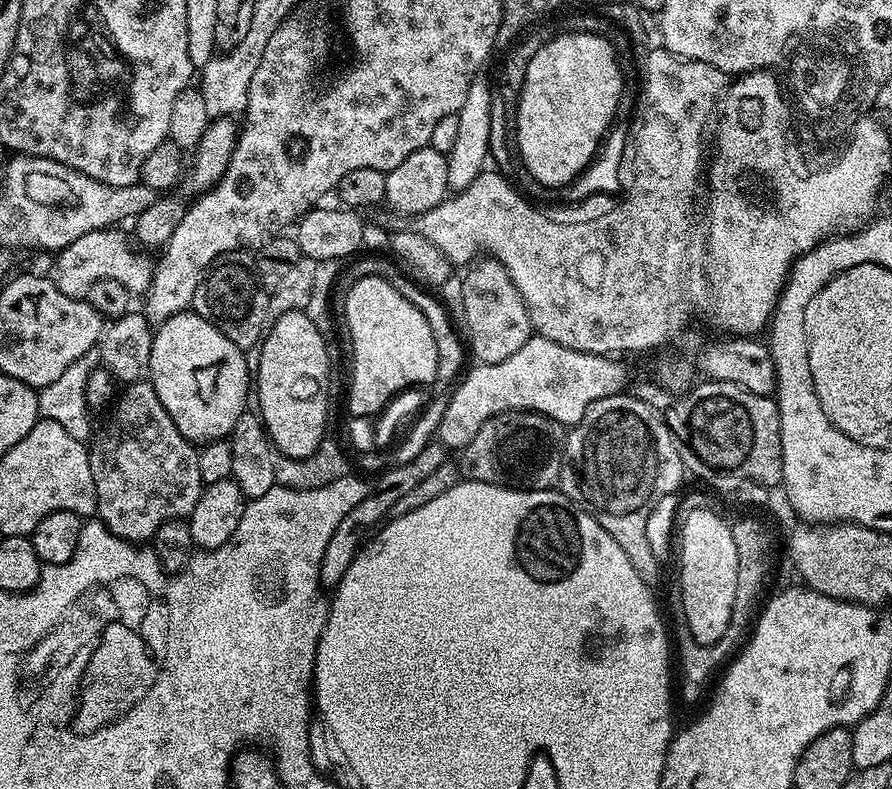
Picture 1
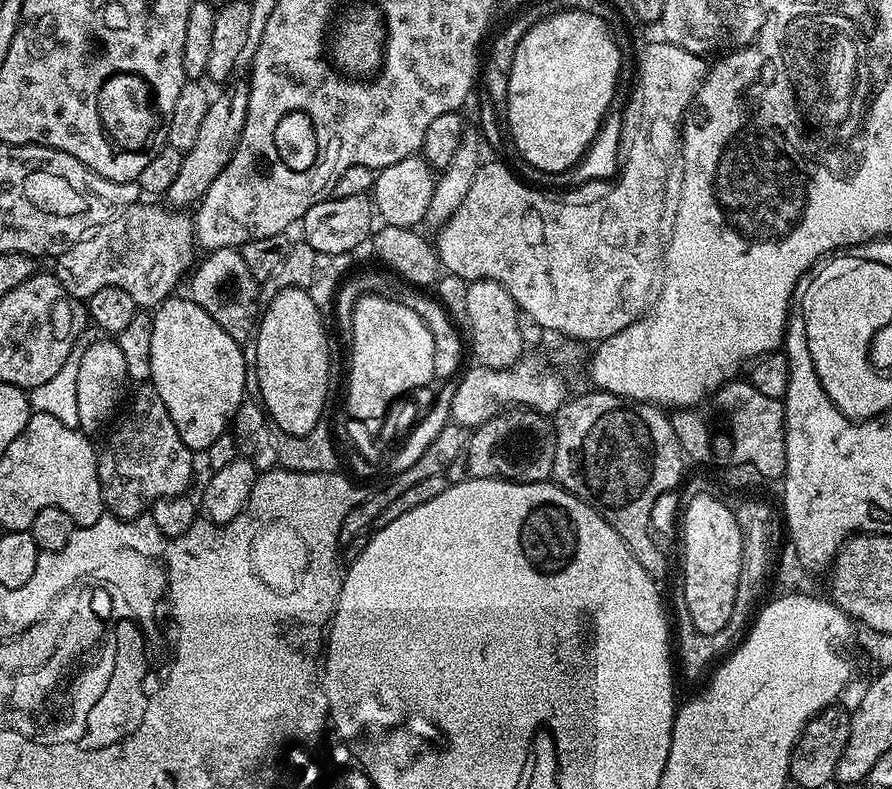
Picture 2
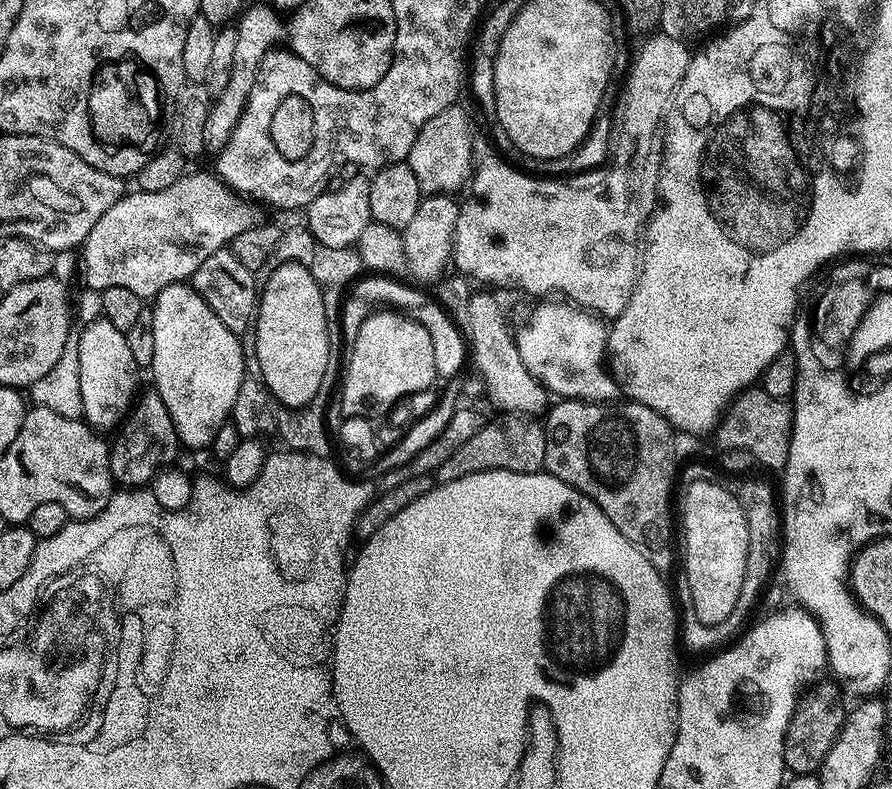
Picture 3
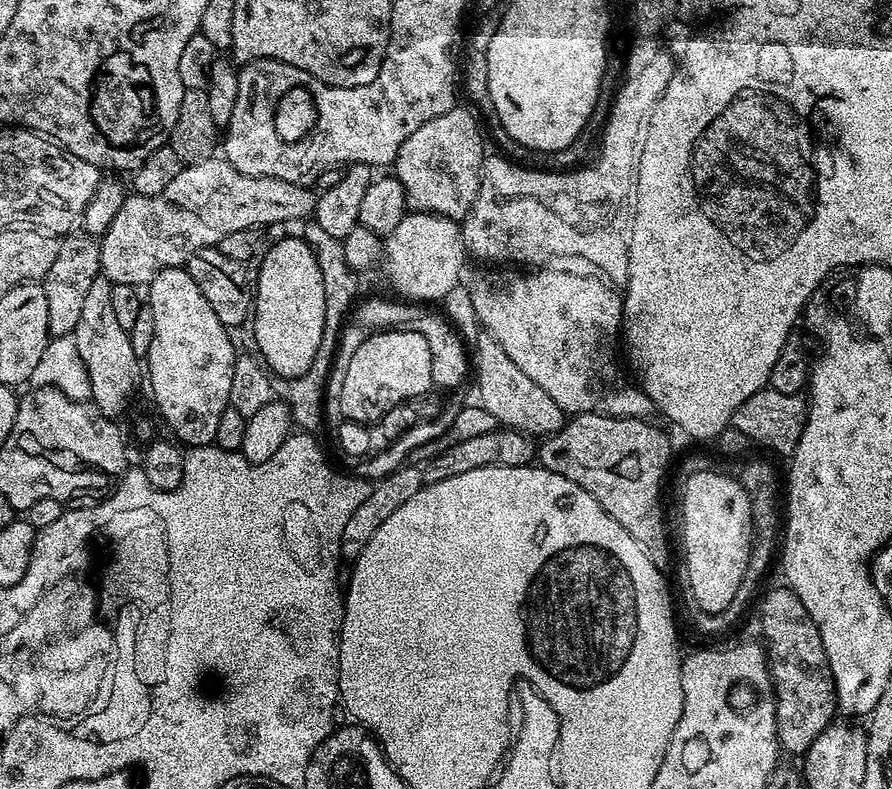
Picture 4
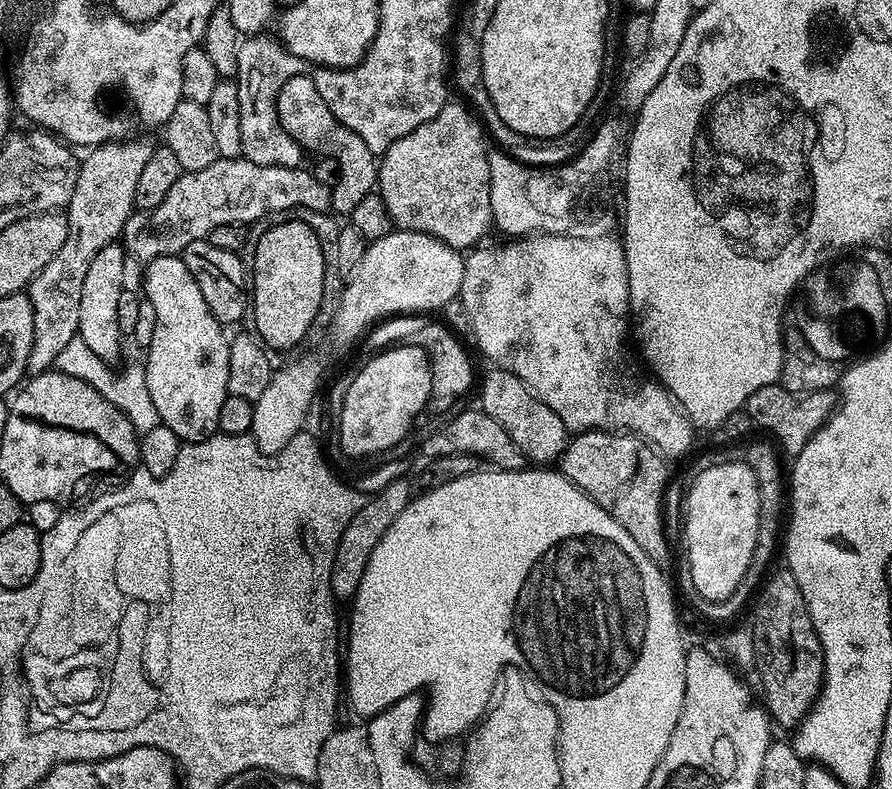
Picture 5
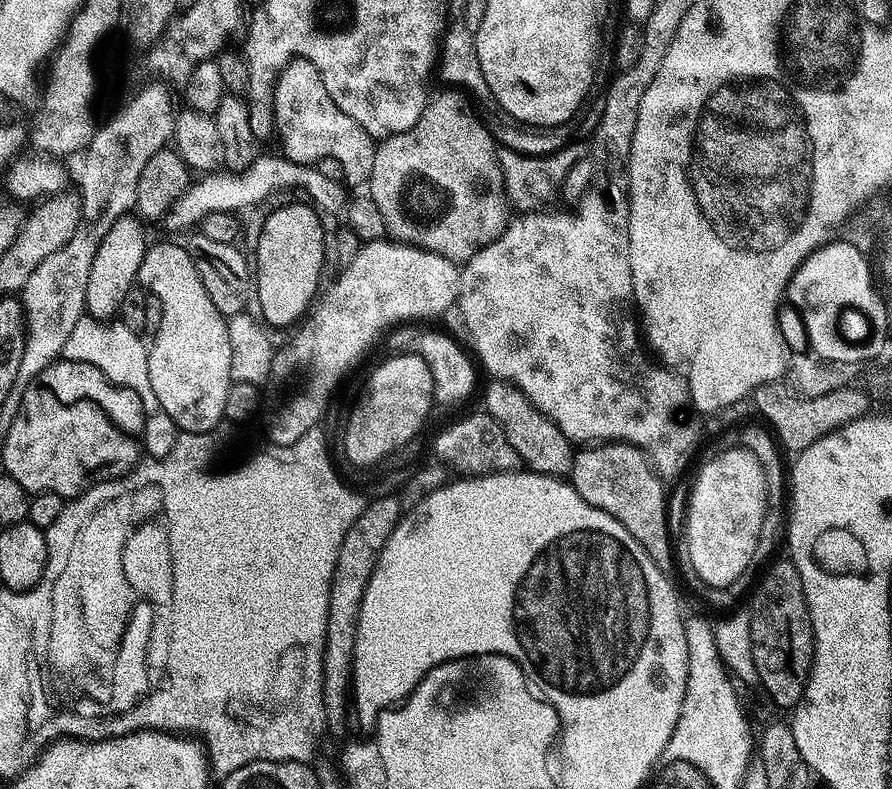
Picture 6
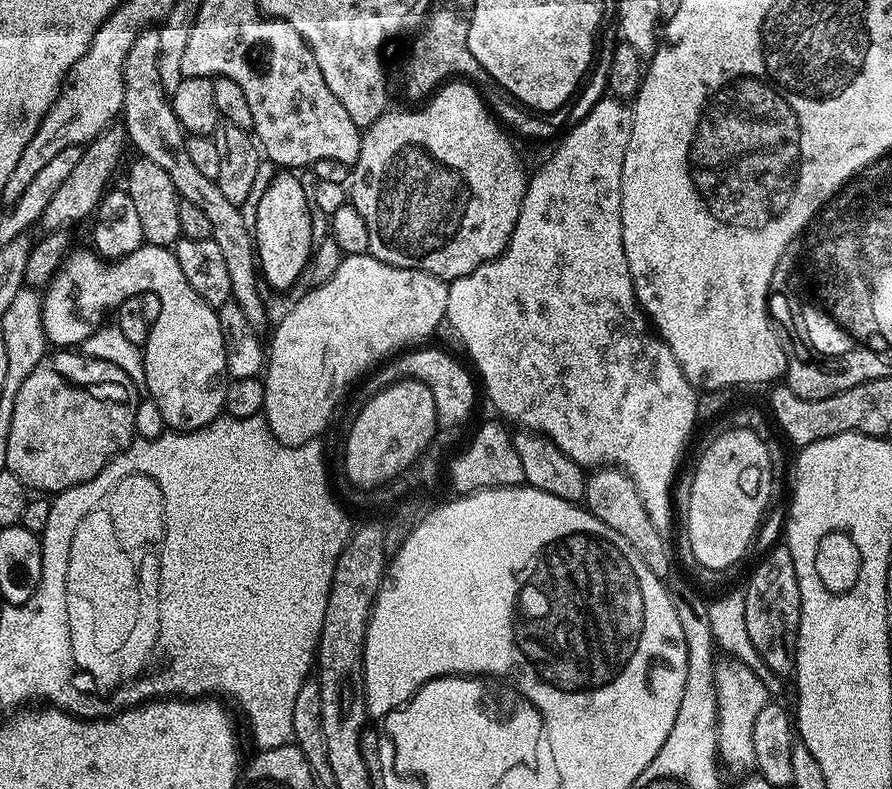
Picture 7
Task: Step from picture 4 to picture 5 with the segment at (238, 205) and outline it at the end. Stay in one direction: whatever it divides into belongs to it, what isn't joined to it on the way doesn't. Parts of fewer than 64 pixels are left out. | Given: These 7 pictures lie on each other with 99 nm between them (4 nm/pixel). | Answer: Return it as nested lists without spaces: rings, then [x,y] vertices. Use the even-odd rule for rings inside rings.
[[[243,158],[235,160],[218,159],[210,166],[206,166],[206,170],[198,170],[197,172],[185,172],[184,175],[178,178],[178,182],[174,182],[174,187],[171,188],[170,194],[166,194],[166,198],[162,198],[162,202],[157,208],[151,210],[136,210],[133,211],[132,217],[126,222],[122,233],[122,243],[129,257],[137,256],[141,262],[147,262],[158,258],[159,256],[180,256],[186,246],[190,246],[190,242],[195,240],[203,240],[210,234],[210,230],[214,230],[214,226],[222,226],[223,224],[246,224],[251,225],[252,220],[256,220],[260,216],[260,208],[264,212],[284,212],[280,214],[288,214],[298,207],[306,207],[311,210],[327,212],[333,207],[334,192],[333,189],[322,186],[322,182],[318,182],[318,178],[314,178],[314,174],[307,167],[301,166],[298,168],[283,168],[282,166],[262,166],[258,167],[254,162]]]

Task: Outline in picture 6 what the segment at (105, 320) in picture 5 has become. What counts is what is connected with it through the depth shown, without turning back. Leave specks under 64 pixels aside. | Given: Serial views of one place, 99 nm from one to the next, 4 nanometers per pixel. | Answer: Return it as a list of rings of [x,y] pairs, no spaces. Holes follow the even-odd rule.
[[[129,214],[118,218],[118,222],[106,230],[106,238],[102,238],[98,254],[94,254],[94,266],[90,266],[90,278],[86,282],[84,307],[87,315],[93,316],[95,320],[111,321],[119,313],[122,298],[133,291],[140,274],[142,258],[150,247],[150,240],[144,237],[143,226],[135,215]]]

